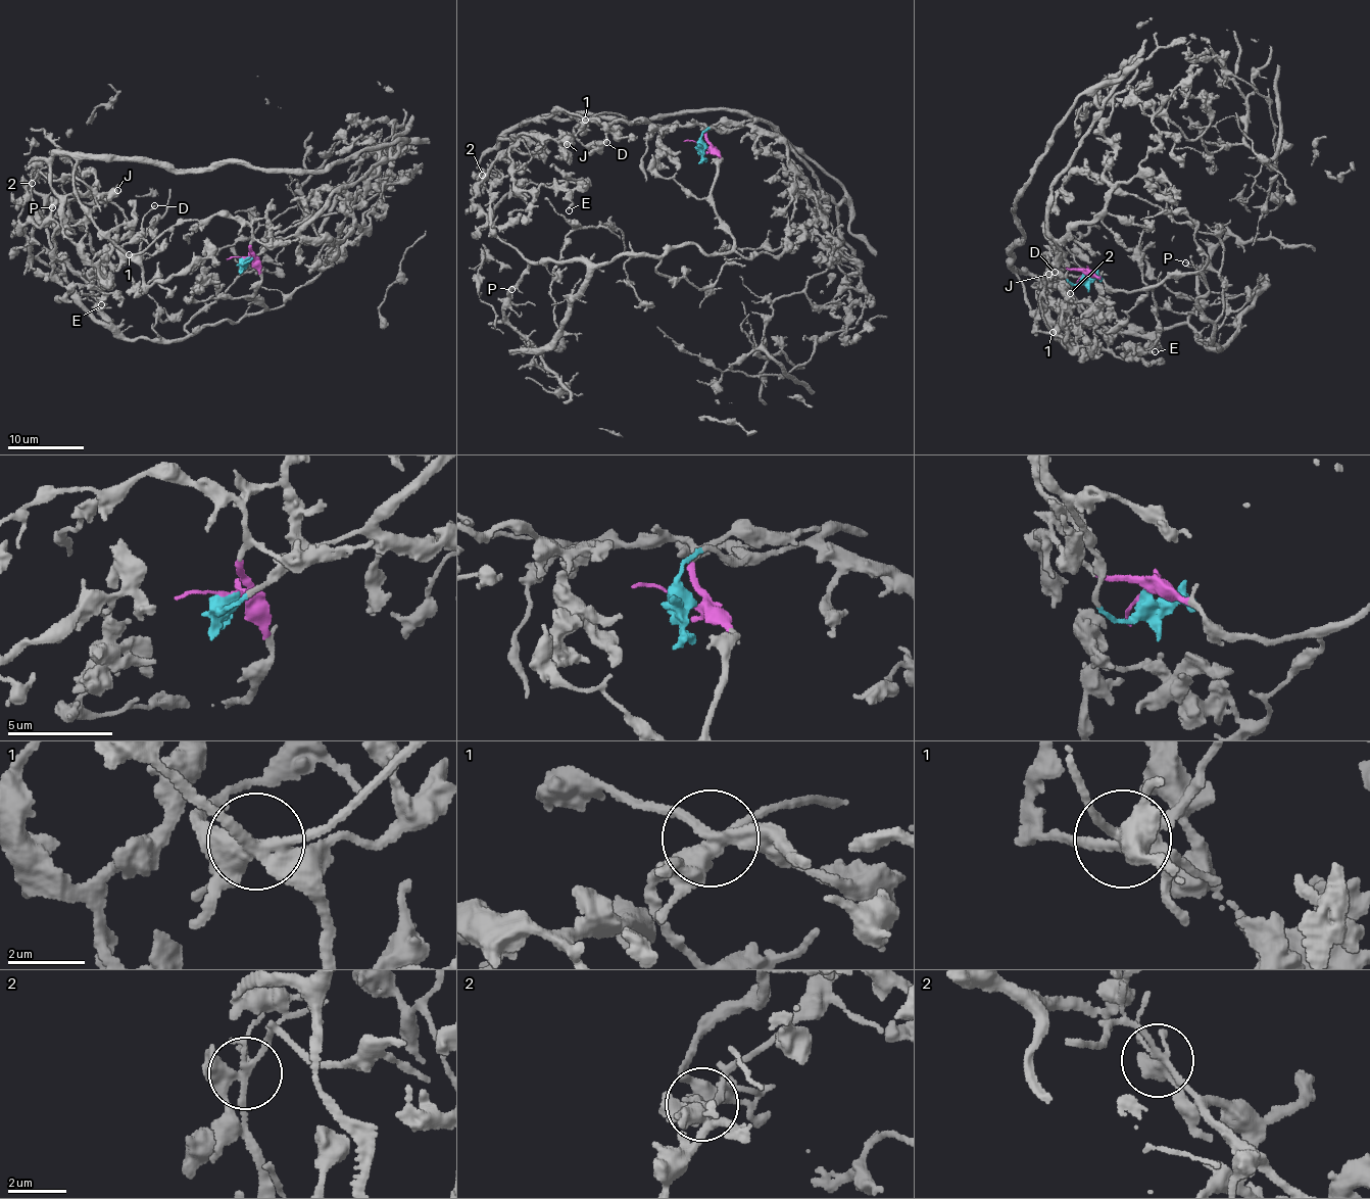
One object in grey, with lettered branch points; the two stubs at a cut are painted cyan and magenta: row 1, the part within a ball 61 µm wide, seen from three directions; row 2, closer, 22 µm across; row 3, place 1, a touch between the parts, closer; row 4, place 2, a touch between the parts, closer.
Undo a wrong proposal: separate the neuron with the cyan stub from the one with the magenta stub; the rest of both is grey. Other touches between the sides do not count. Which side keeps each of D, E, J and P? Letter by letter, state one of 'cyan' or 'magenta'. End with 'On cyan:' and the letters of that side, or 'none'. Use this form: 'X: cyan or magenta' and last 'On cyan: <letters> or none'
D: magenta
E: cyan
J: magenta
P: magenta
On cyan: E

